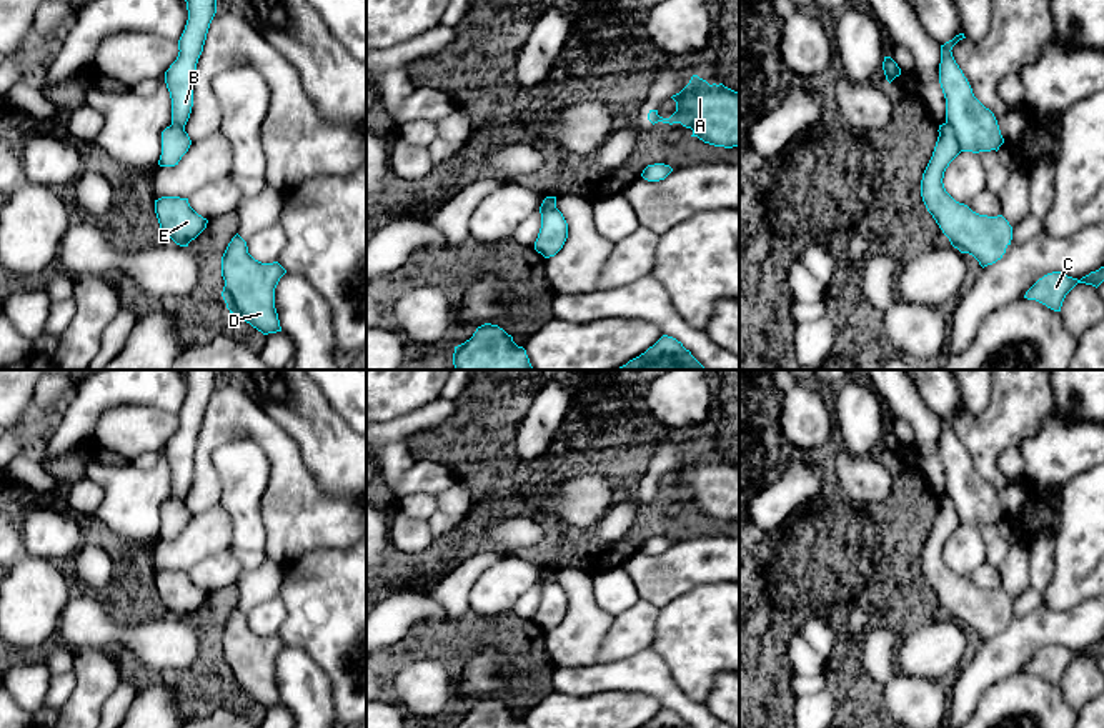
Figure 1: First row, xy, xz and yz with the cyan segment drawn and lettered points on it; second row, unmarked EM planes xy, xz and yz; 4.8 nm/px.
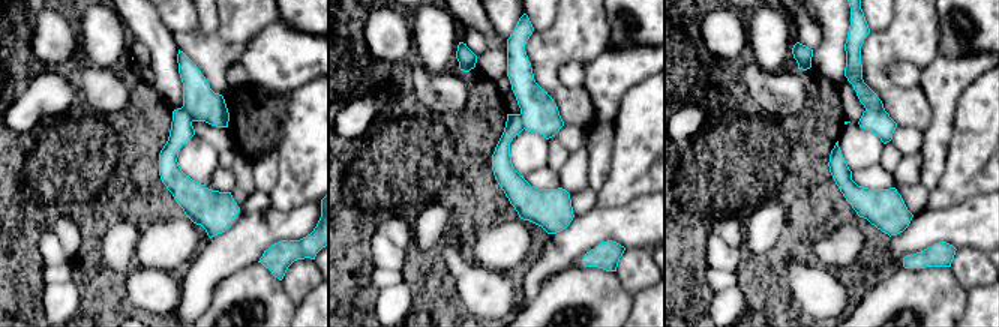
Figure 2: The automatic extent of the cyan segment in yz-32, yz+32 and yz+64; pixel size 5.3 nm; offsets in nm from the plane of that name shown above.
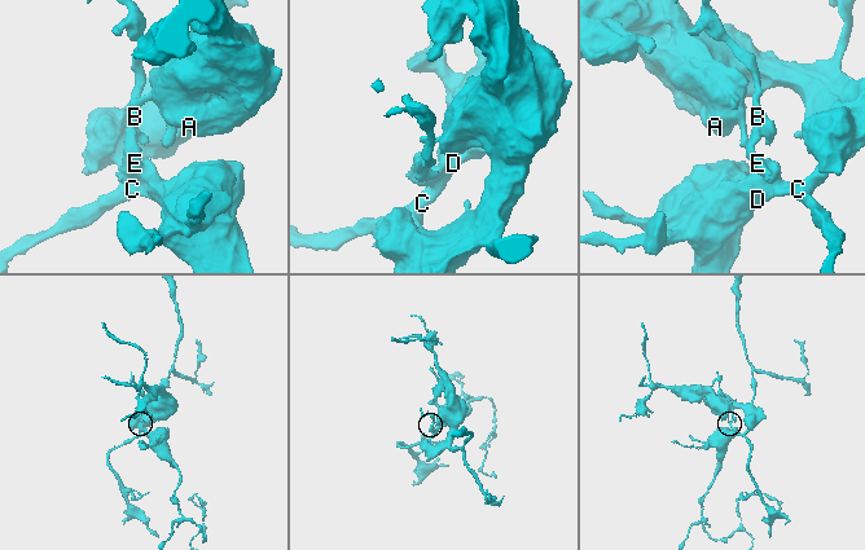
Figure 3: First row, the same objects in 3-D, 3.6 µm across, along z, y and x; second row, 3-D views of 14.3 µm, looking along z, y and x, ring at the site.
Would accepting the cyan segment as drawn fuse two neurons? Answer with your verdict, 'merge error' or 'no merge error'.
merge error

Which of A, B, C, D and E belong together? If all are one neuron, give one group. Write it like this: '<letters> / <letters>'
A C D E / B

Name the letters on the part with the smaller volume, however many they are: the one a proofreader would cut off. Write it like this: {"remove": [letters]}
{"remove": ["B"]}

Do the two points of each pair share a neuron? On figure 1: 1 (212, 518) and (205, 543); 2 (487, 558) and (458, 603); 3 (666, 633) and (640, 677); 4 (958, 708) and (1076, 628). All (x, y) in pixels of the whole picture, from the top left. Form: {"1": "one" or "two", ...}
{"1": "one", "2": "one", "3": "two", "4": "one"}

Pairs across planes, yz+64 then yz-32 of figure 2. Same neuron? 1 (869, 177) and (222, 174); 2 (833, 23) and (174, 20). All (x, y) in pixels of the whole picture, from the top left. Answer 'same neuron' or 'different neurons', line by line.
1: same neuron
2: same neuron

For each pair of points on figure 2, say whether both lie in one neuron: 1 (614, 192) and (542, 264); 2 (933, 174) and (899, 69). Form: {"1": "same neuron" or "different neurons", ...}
{"1": "different neurons", "2": "different neurons"}

